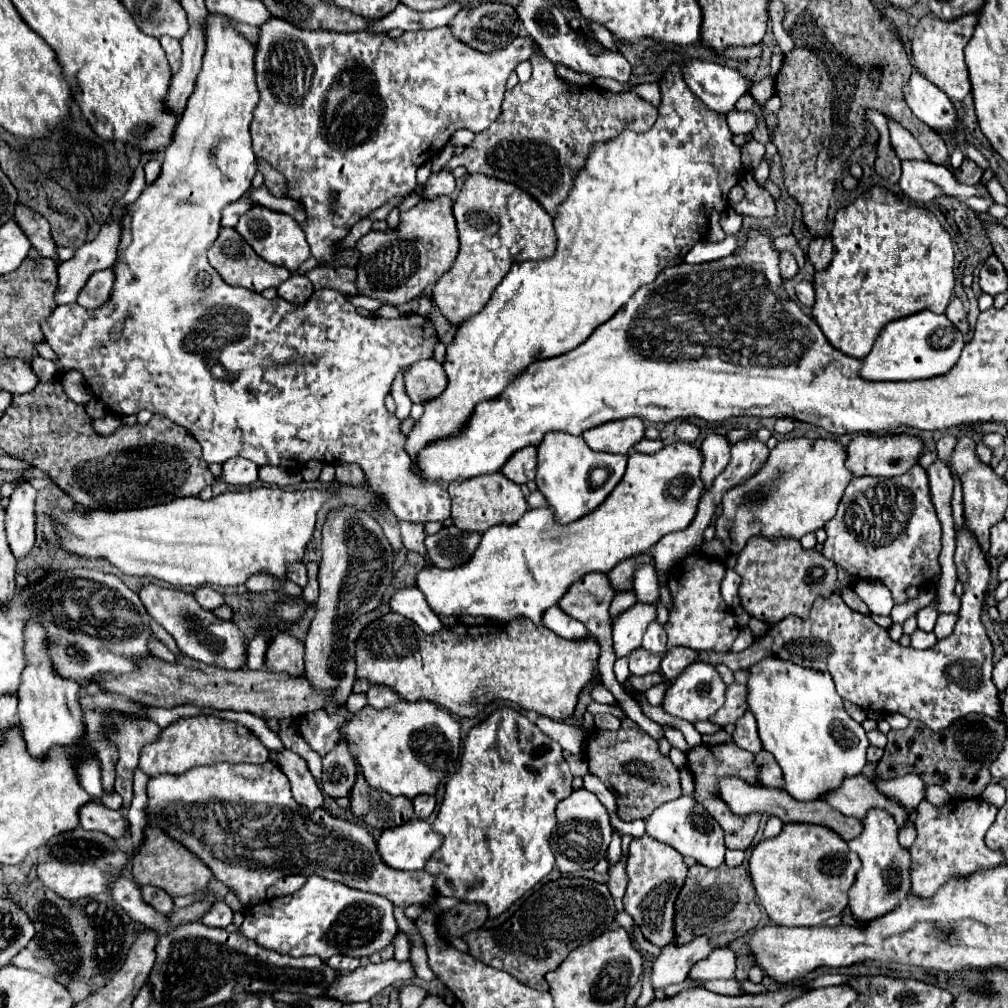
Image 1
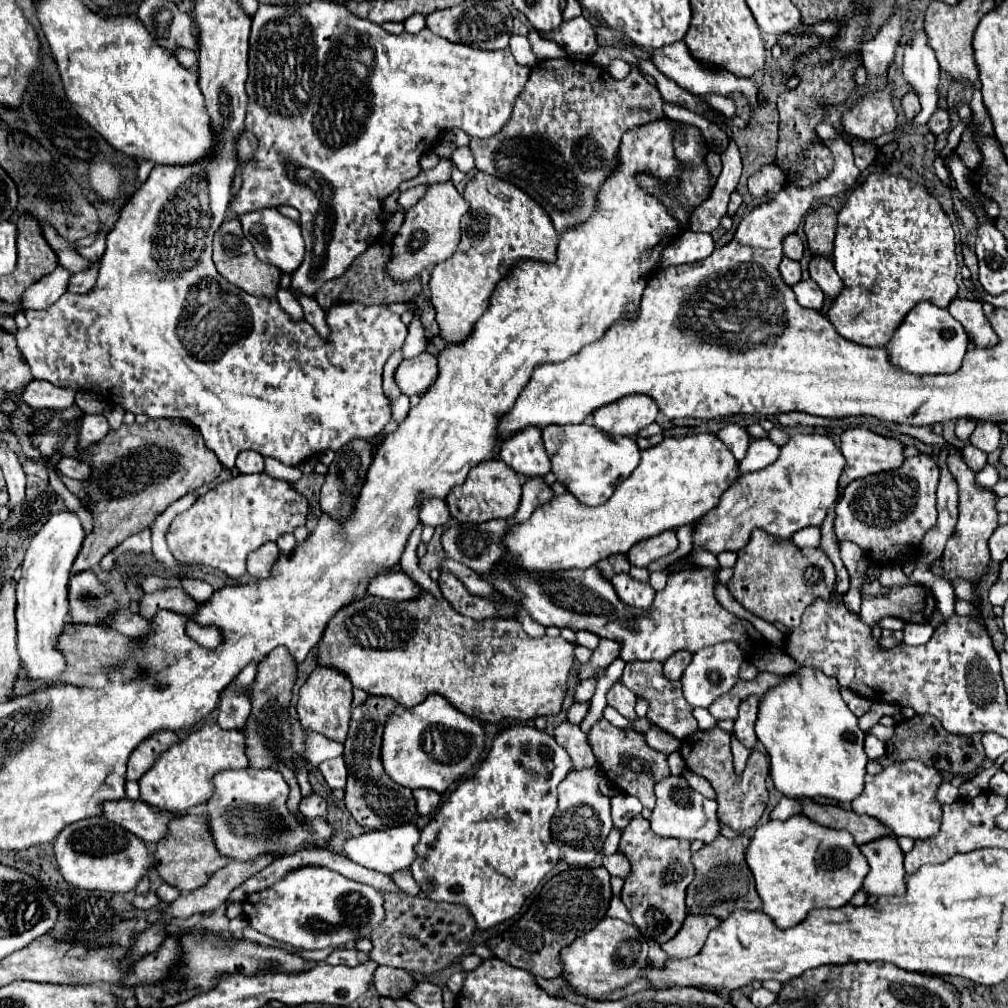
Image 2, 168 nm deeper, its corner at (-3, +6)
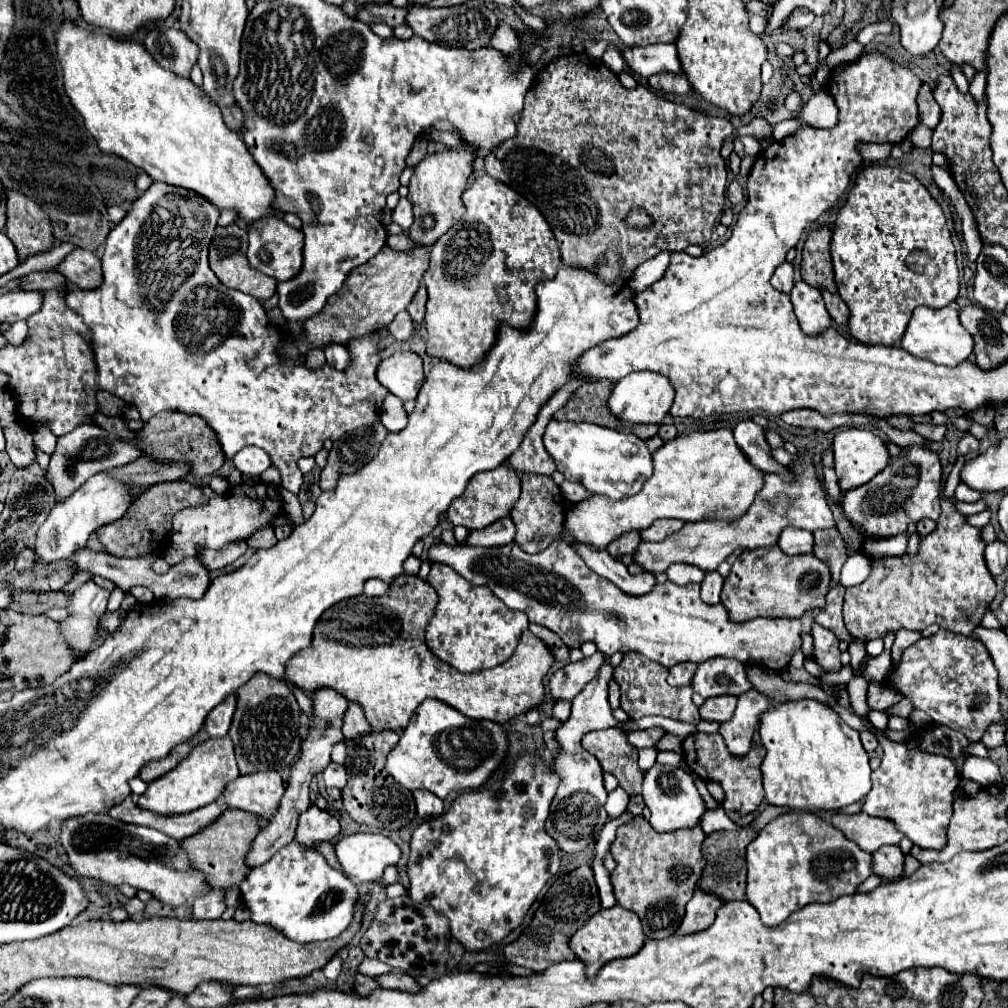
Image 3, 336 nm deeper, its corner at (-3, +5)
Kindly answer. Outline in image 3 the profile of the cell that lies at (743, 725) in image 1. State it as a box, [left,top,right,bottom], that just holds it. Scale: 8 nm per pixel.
[719,691,769,755]

